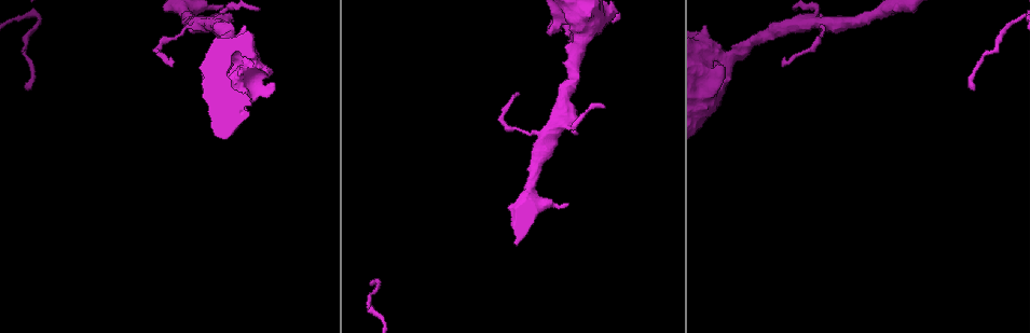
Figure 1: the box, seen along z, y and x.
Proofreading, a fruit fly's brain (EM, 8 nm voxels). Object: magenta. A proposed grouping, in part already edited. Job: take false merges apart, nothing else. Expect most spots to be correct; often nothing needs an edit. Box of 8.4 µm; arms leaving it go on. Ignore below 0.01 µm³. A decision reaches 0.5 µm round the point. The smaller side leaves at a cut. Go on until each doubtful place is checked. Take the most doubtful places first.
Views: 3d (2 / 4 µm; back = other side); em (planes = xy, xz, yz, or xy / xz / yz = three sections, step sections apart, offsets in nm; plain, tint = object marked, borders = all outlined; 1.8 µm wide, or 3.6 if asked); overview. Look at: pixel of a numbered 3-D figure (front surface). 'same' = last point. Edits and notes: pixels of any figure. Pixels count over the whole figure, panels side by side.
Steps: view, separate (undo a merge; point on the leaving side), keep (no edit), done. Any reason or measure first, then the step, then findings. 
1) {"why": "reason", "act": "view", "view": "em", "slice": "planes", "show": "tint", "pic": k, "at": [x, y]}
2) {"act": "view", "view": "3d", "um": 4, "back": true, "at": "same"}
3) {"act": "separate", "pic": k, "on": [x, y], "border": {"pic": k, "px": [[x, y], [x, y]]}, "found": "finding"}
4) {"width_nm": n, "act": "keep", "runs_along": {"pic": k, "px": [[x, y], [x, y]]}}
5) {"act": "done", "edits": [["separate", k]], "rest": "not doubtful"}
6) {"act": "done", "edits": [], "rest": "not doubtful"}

{"why": "closes a loop", "act": "view", "view": "3d", "um": 4, "pic": 1, "at": [248, 72]}

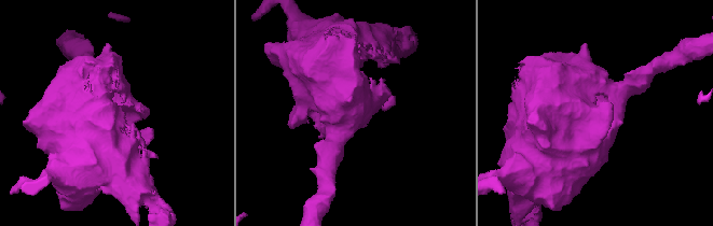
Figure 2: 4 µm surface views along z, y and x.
{"why": "shape alone is not enough", "act": "view", "view": "em", "um": 3.6, "slice": "xy", "step": 16, "show": "tint", "at": "same"}

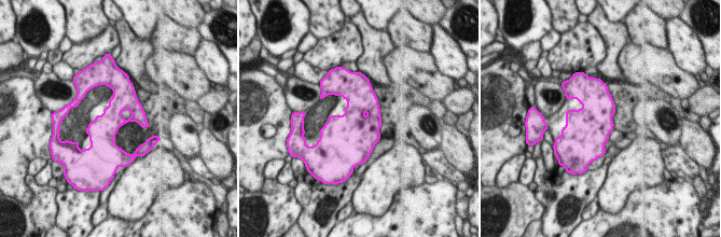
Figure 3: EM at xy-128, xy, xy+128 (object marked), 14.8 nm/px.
{"act": "view", "view": "em", "um": 3.6, "slice": "planes", "show": "tint", "at": "same"}

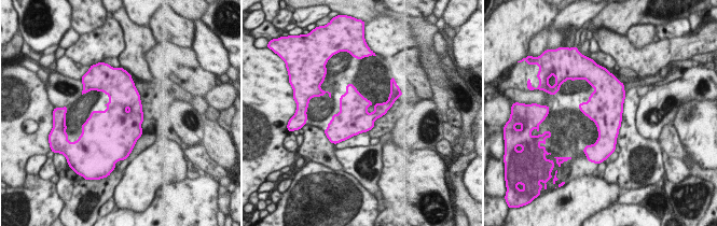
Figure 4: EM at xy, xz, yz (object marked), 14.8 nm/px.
{"act": "keep", "found": "one neuron here"}

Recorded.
{"why": "sudden change in width", "act": "view", "view": "3d", "um": 2, "pic": 1, "at": [219, 18]}

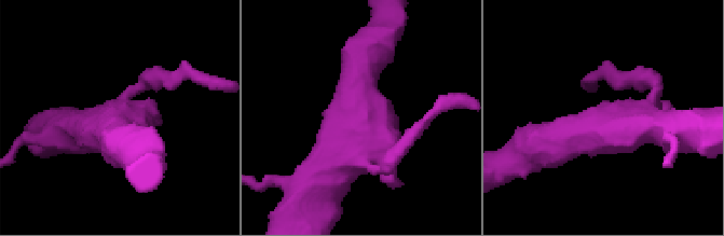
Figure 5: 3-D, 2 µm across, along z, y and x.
{"why": "shape alone is not enough", "act": "view", "view": "em", "slice": "yz", "step": 8, "show": "tint", "pic": 5, "at": [632, 123]}

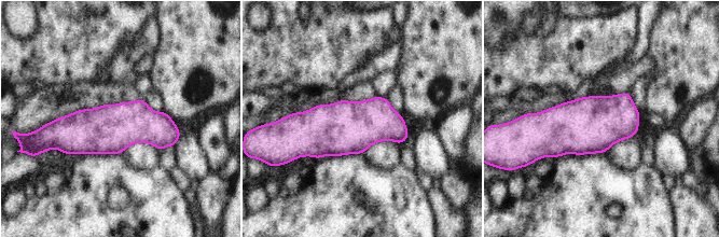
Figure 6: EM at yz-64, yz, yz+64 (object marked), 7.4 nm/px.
{"act": "view", "view": "em", "slice": "planes", "show": "tint", "at": "same"}

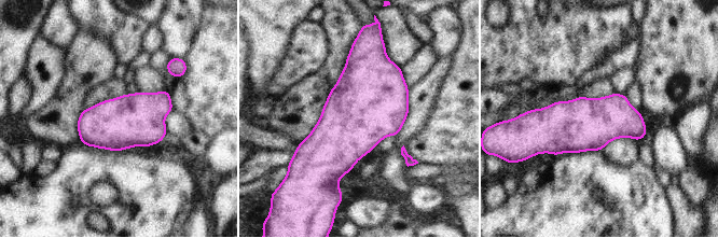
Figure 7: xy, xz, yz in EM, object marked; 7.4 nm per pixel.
{"act": "keep", "found": "all the same neuron"}

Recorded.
{"why": "thin arm on a thick one", "act": "view", "view": "em", "slice": "planes", "show": "borders", "pic": 1, "at": [820, 27]}

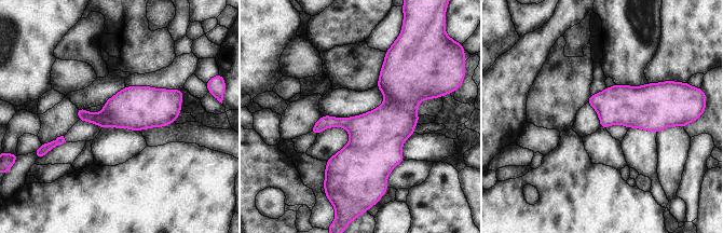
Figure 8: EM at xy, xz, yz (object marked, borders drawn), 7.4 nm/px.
{"act": "keep", "found": "one neuron here"}

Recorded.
{"act": "done", "edits": [], "rest": "not doubtful"}

